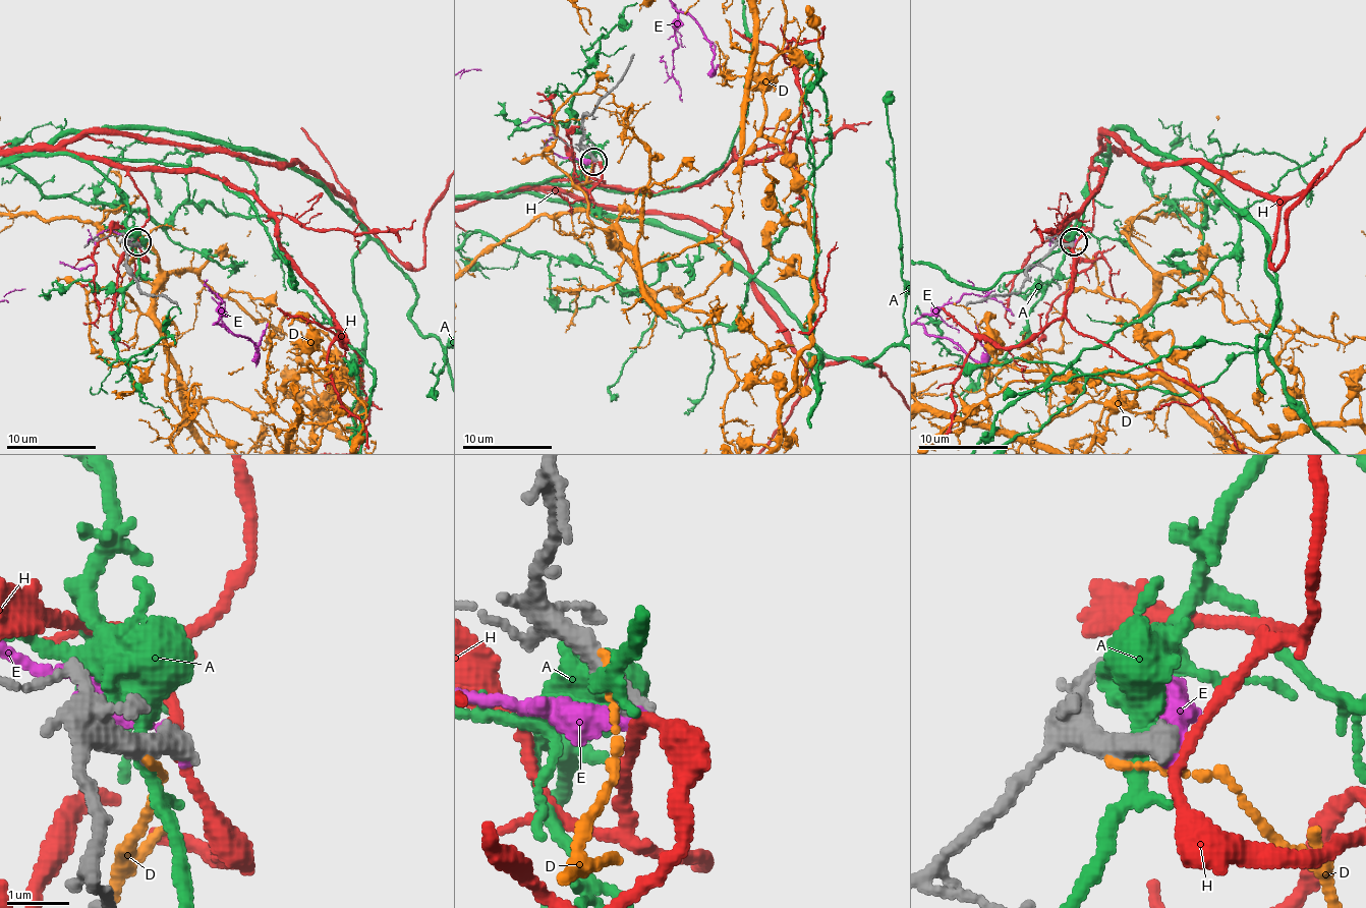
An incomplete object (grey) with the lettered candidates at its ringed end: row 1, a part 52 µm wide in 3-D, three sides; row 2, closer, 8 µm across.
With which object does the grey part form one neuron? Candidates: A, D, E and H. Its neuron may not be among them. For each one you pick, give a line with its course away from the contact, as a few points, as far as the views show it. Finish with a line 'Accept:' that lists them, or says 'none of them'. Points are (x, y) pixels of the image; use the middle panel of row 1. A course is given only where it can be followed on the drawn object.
Accept: none of them

